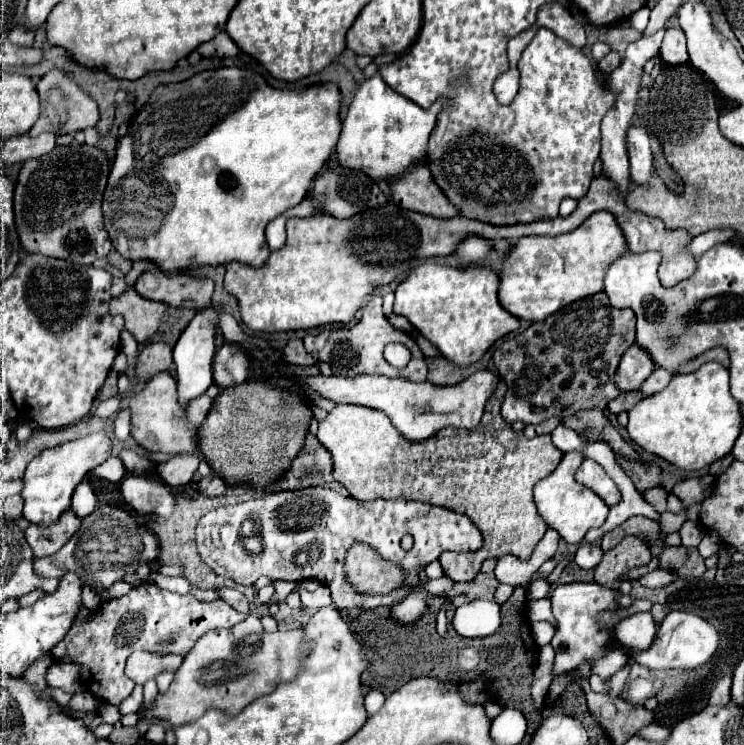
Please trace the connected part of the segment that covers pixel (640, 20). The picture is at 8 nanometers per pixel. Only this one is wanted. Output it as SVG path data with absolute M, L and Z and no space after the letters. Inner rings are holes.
M643 6L641 10L637 10L637 12L631 16L631 26L633 26L635 30L639 30L639 32L645 30L647 22L649 22L649 8L647 8L647 6Z

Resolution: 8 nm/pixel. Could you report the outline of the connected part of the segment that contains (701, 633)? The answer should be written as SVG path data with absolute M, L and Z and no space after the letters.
M675 610L669 612L661 622L657 638L653 640L651 648L635 654L635 662L649 670L693 670L709 662L709 658L717 652L717 646L719 634L707 620L703 620L693 612Z

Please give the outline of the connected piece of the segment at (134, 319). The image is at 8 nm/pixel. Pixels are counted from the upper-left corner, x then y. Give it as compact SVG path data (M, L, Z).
M127 288L121 296L111 298L109 312L111 316L123 316L125 330L129 330L139 344L145 344L157 332L157 326L167 318L165 304L145 300L135 292L135 288Z

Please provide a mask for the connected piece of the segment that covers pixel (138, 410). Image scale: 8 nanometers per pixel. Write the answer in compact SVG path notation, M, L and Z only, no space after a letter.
M169 372L153 376L141 392L137 392L131 402L131 436L147 452L165 454L193 454L197 452L197 430L189 428L185 422L185 406L177 400L177 382Z

